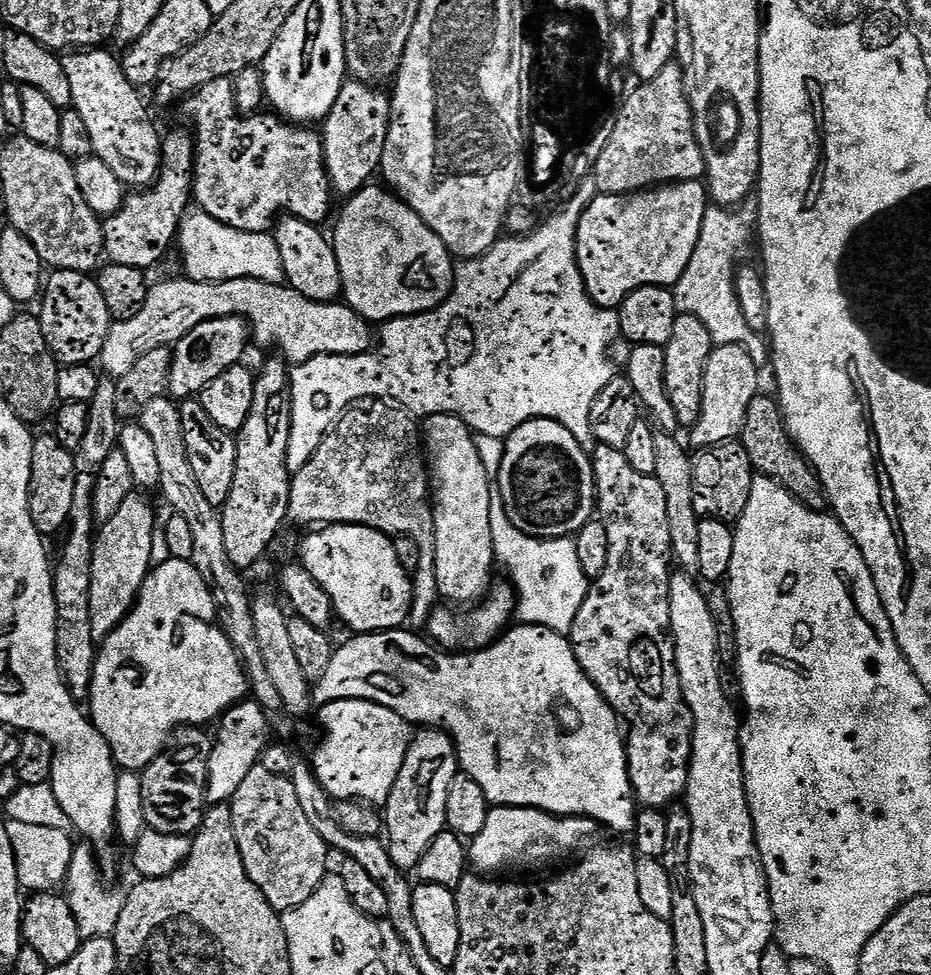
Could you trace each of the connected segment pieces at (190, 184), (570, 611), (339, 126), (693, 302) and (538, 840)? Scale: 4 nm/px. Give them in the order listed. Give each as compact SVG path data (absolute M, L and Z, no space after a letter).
M172 132L165 135L162 140L162 155L160 158L160 173L152 185L133 191L125 195L124 205L113 216L103 221L104 225L104 256L111 263L122 266L134 266L151 270L160 259L168 252L168 247L173 247L180 231L180 223L184 213L188 211L194 200L194 177L196 174L196 141L193 133Z
M503 507L492 509L492 549L496 551L496 560L508 567L511 583L516 589L518 597L518 616L523 623L537 624L555 632L571 633L574 618L578 618L578 610L582 602L588 597L590 581L588 575L582 570L580 555L576 549L575 539L539 540L520 532L508 520L508 513Z
M352 78L349 79L342 86L342 90L338 94L338 98L334 102L334 106L330 110L330 114L324 119L322 122L322 139L324 141L324 167L328 170L328 178L332 181L332 187L335 189L337 193L340 192L344 195L344 198L351 198L356 195L357 192L360 191L361 188L365 187L369 183L368 180L372 175L377 175L380 172L380 163L382 162L382 154L386 150L386 142L388 141L388 131L390 130L390 126L392 125L392 102L389 96L389 93L386 91L379 92L376 88L367 88L366 85L360 84L359 79Z
M724 206L709 207L708 213L704 215L702 224L702 234L698 246L694 250L694 258L690 262L690 266L686 268L682 274L682 278L674 286L676 293L676 307L683 315L698 318L712 335L713 345L721 344L740 344L750 354L750 358L754 358L757 366L767 365L770 360L770 348L766 343L765 337L761 333L750 328L749 322L742 312L742 306L739 304L739 298L736 296L736 277L738 271L738 263L736 259L743 254L748 248L748 243L753 243L754 228L748 225L748 220L744 216L735 216L735 211L729 210Z
M489 807L486 826L470 840L470 864L480 874L504 874L507 868L540 868L568 856L592 831L597 831L596 821L574 816L554 816L538 808Z

